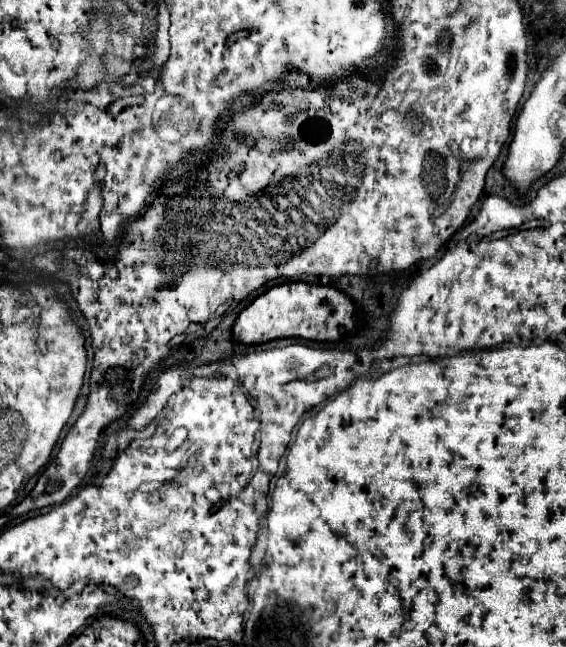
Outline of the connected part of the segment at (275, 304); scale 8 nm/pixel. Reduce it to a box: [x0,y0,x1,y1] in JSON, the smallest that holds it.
[231,282,355,344]

